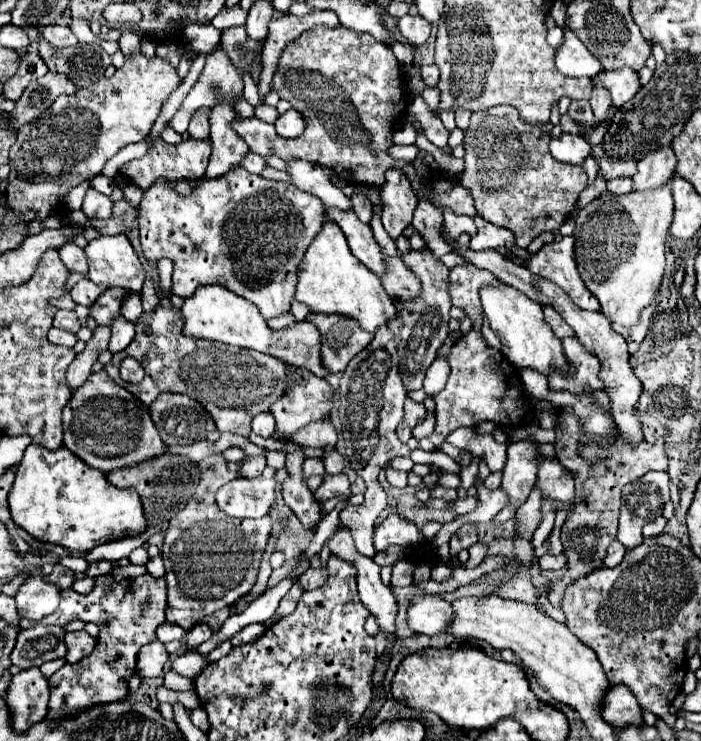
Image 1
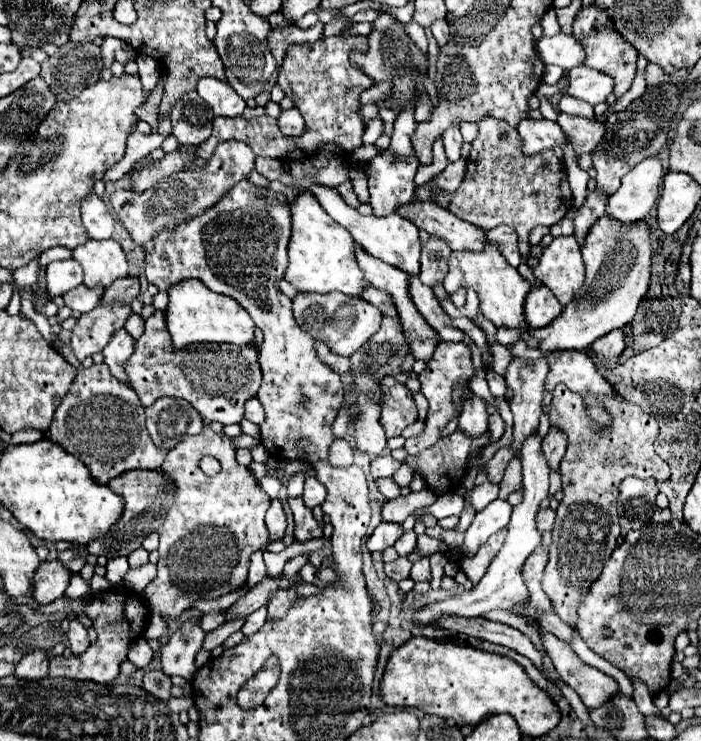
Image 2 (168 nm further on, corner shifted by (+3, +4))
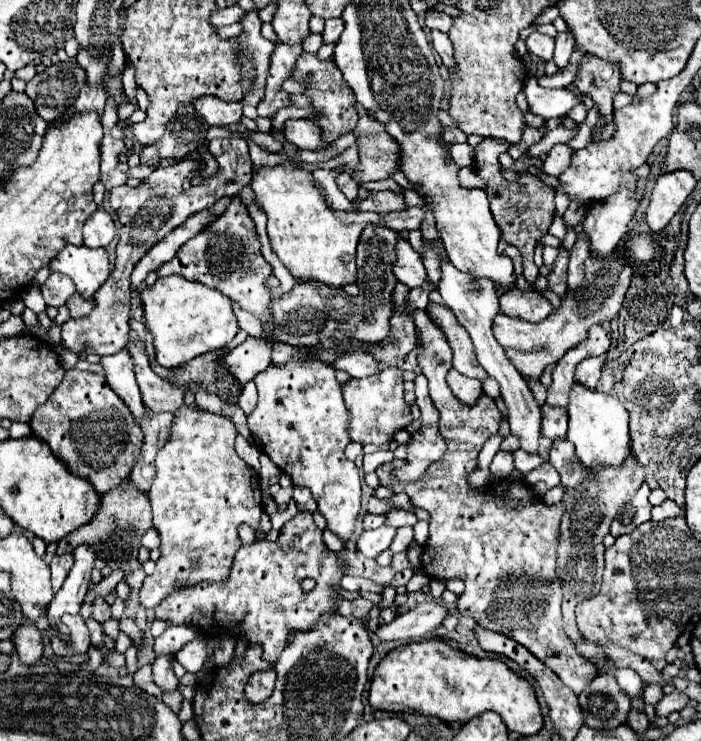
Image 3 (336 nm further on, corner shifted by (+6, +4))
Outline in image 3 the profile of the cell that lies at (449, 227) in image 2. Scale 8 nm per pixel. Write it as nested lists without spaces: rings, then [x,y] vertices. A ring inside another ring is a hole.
[[[380,191],[380,193],[372,193],[368,199],[364,201],[352,201],[354,207],[358,207],[358,211],[374,211],[374,213],[380,213],[380,215],[386,215],[386,213],[400,213],[400,211],[406,211],[406,203],[404,203],[404,197],[402,195],[396,195],[392,191]]]

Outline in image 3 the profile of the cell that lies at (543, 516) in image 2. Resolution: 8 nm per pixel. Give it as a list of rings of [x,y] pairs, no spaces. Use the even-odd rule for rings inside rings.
[[[396,283],[394,287],[394,309],[408,313],[412,321],[418,327],[418,367],[428,379],[428,389],[430,397],[440,411],[440,433],[448,443],[448,449],[444,457],[436,463],[432,463],[424,477],[416,483],[400,483],[394,477],[394,471],[400,469],[406,460],[394,459],[391,463],[380,466],[376,473],[380,485],[390,487],[394,491],[400,491],[400,487],[408,493],[412,503],[416,507],[422,507],[430,513],[430,537],[426,541],[424,553],[422,553],[422,569],[430,577],[438,579],[462,579],[466,583],[464,593],[458,597],[458,611],[460,615],[474,617],[478,625],[498,631],[504,635],[510,635],[514,641],[522,643],[532,655],[536,655],[544,665],[548,665],[566,687],[570,687],[576,695],[580,695],[598,675],[594,665],[584,661],[582,655],[578,655],[574,643],[566,637],[562,631],[562,613],[560,613],[560,603],[562,603],[562,583],[556,575],[556,537],[558,537],[558,527],[560,527],[560,517],[562,517],[562,503],[558,505],[544,505],[540,499],[536,499],[534,491],[530,485],[524,481],[510,483],[510,481],[500,481],[498,485],[490,485],[488,491],[472,491],[468,487],[468,475],[476,469],[478,453],[482,445],[498,433],[498,427],[502,423],[502,413],[498,411],[494,399],[482,395],[482,401],[478,401],[474,407],[462,407],[458,403],[446,383],[446,375],[452,369],[452,351],[450,345],[444,337],[444,333],[434,325],[434,321],[428,317],[426,311],[412,309],[408,305],[408,293],[410,289],[404,283]]]

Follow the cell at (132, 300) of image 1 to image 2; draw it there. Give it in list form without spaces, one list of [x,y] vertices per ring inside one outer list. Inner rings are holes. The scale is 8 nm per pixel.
[[[131,313],[131,317],[129,317],[127,323],[125,323],[125,329],[127,329],[127,333],[133,337],[133,341],[137,341],[137,339],[143,335],[143,319],[141,319],[141,315]]]

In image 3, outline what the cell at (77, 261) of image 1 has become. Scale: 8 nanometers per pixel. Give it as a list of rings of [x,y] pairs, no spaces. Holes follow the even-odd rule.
[[[56,271],[44,281],[44,285],[40,289],[42,289],[44,301],[50,307],[62,307],[66,303],[66,299],[76,291],[74,283],[64,273],[56,273]]]

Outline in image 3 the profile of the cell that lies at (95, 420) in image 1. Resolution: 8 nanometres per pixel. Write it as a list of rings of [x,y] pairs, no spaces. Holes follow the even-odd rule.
[[[78,369],[66,371],[48,403],[34,411],[30,427],[74,475],[88,479],[100,495],[118,487],[130,475],[138,461],[144,437],[140,425],[130,415],[130,409],[110,389],[104,375]]]

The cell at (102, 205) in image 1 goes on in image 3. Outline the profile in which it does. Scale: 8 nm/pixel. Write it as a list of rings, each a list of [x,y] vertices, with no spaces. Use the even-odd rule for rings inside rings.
[[[96,209],[84,223],[84,245],[86,247],[108,247],[114,239],[116,229],[110,213]]]

